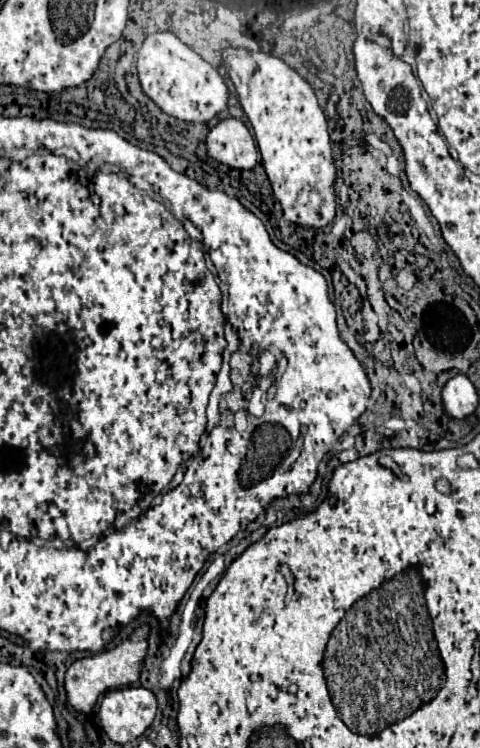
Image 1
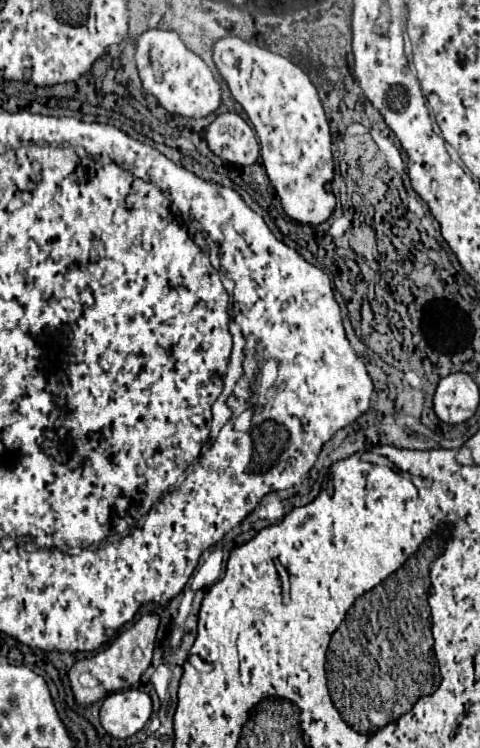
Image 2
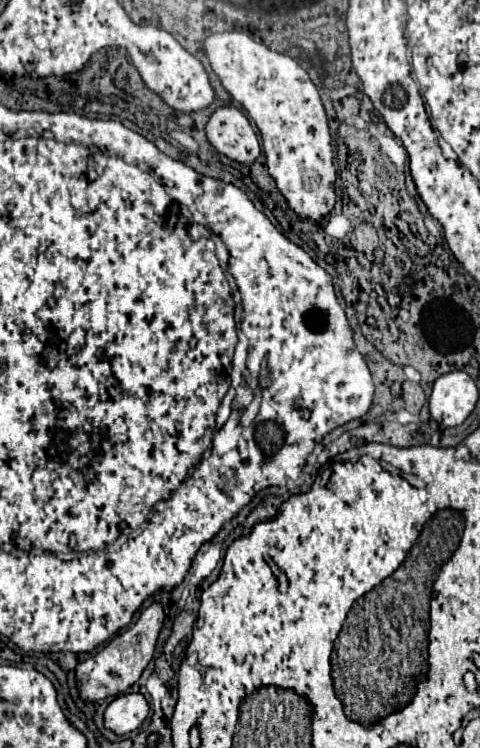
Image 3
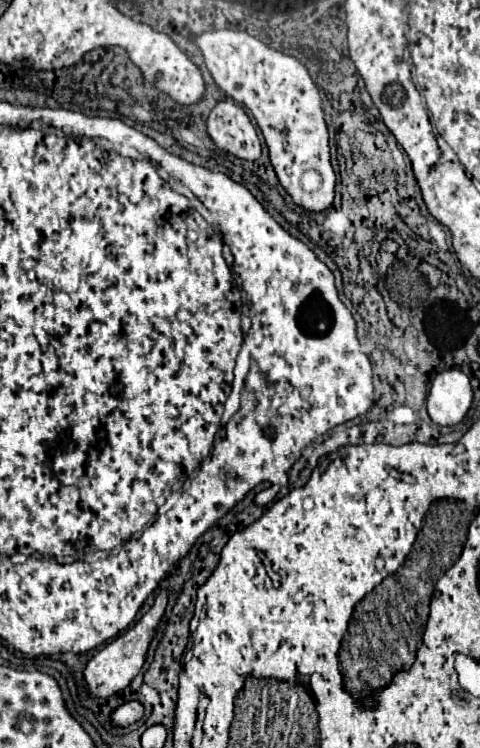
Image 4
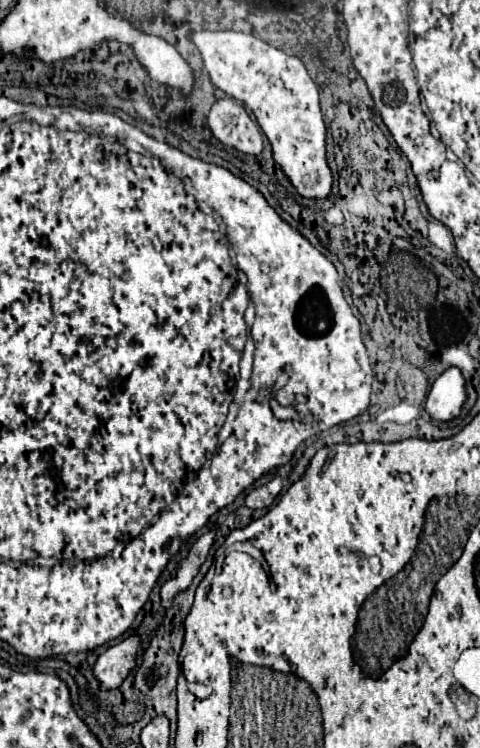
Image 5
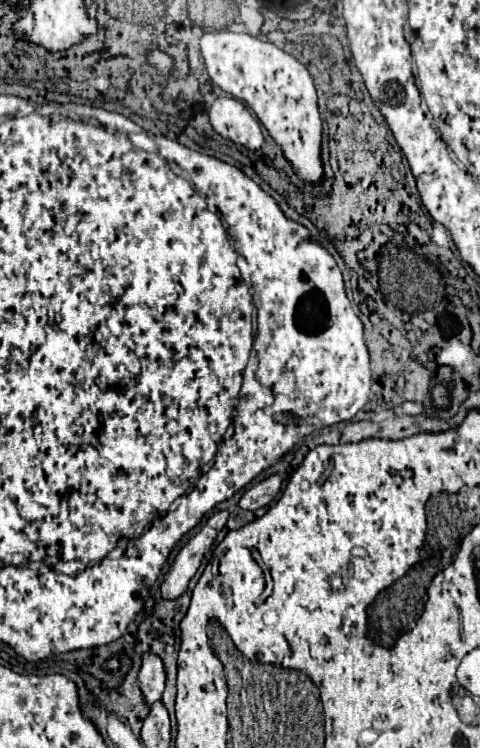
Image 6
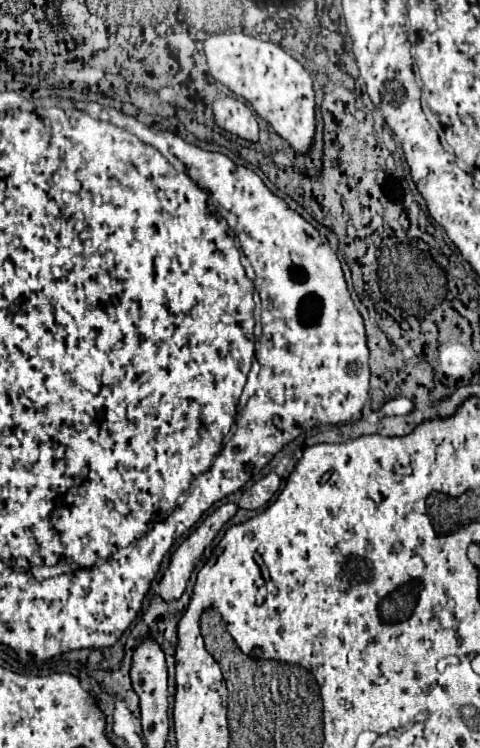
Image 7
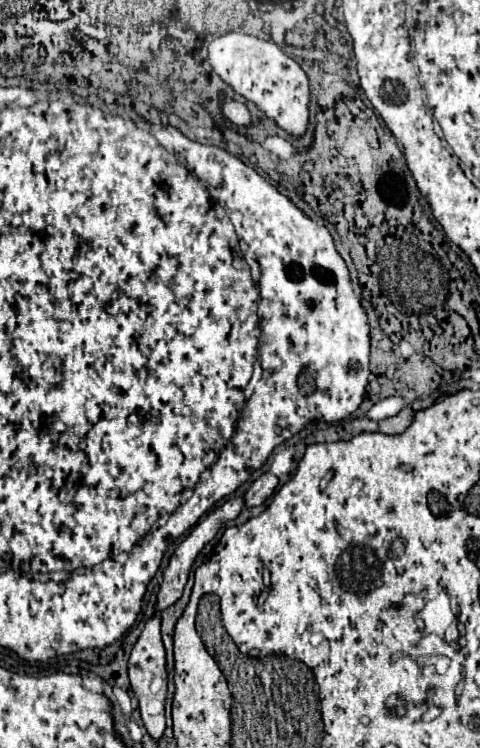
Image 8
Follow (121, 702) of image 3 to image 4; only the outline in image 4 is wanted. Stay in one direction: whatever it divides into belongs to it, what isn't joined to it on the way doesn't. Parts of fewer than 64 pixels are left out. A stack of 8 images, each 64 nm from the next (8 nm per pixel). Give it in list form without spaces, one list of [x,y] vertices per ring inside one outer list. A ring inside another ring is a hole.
[[[128,700],[110,712],[110,720],[118,728],[126,728],[144,716],[144,706],[138,700]]]

